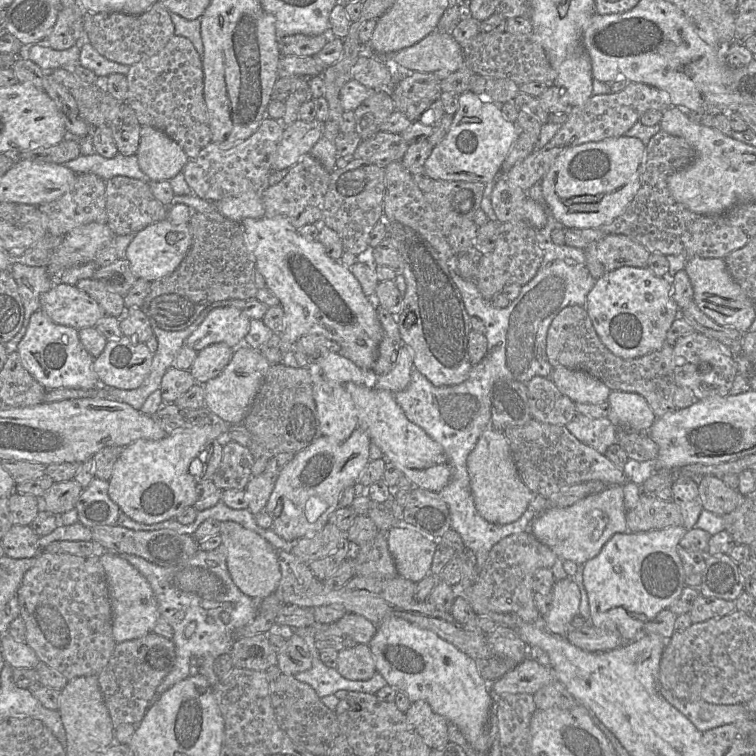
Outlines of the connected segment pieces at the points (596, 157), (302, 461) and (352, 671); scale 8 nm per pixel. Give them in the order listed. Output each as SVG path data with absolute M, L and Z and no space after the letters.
M618 136L606 138L597 142L587 142L584 144L580 144L577 146L573 146L563 153L561 153L550 166L547 173L540 181L542 196L543 196L543 205L546 208L547 216L548 213L551 214L562 226L566 228L577 228L577 229L585 229L585 228L598 228L602 225L608 224L613 221L615 218L620 216L628 206L628 204L632 201L635 194L637 193L640 187L641 175L644 170L645 165L645 150L646 145L636 137L627 137L627 136Z
M357 427L343 442L322 435L297 452L279 474L265 507L271 514L273 531L283 539L293 541L321 530L338 508L342 490L354 485L370 462L370 443L371 438L367 432Z
M363 643L340 650L336 669L349 680L368 680L377 672L371 650Z

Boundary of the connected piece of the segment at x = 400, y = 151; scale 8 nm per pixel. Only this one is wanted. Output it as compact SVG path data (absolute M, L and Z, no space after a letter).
M379 131L361 141L351 159L366 159L384 168L393 161L401 160L409 144L400 134Z

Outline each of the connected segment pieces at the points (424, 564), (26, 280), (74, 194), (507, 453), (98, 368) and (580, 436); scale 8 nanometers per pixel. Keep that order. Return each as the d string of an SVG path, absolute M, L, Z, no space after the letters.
M396 520L395 527L388 531L387 541L388 549L400 576L417 583L431 574L431 564L436 550L437 540L420 533L404 520Z
M13 263L10 273L17 283L23 302L24 319L19 332L4 344L8 355L17 352L18 344L27 331L31 315L40 309L41 295L49 291L54 285L54 280L48 269L43 266L35 267Z
M92 173L77 174L74 186L53 202L37 206L48 219L48 234L63 237L73 229L82 225L108 221L106 212L106 182Z
M489 426L480 435L467 458L474 503L479 514L493 524L509 524L518 520L529 506L533 492L521 480L508 439L503 431Z
M127 336L107 341L103 352L92 363L99 385L132 390L140 387L148 377L153 353L145 343Z
M577 413L565 427L580 442L595 449L601 454L604 454L610 445L618 443L618 428L607 418L594 419Z

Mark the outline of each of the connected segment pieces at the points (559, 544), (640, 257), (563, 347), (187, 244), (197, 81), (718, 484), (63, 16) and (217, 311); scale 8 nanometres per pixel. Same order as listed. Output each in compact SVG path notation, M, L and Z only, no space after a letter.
M611 485L570 506L545 510L534 519L529 531L548 546L558 559L572 560L583 565L597 556L614 534L628 531L626 515L623 485Z
M622 234L607 235L585 249L586 266L594 279L622 266L646 267L650 254L642 244Z
M567 306L557 314L547 331L546 355L553 367L581 370L602 381L611 391L641 395L656 419L676 410L673 396L678 387L674 381L673 346L664 344L660 350L635 359L619 358L601 342L585 307Z
M168 219L153 223L137 232L126 251L133 274L149 282L161 279L175 271L192 245L190 223L172 224Z
M174 35L160 52L131 65L126 78L128 93L125 103L134 110L141 126L151 126L163 131L179 144L189 159L196 157L211 142L208 113L203 94L202 57L189 39Z
M714 476L698 479L699 498L703 509L724 516L736 509L744 497L737 489L731 489L723 480Z
M62 8L51 32L45 39L36 44L54 50L66 50L72 47L83 35L83 18L70 8Z
M232 306L215 308L186 339L184 345L199 352L222 342L235 350L248 334L250 320L241 309Z

